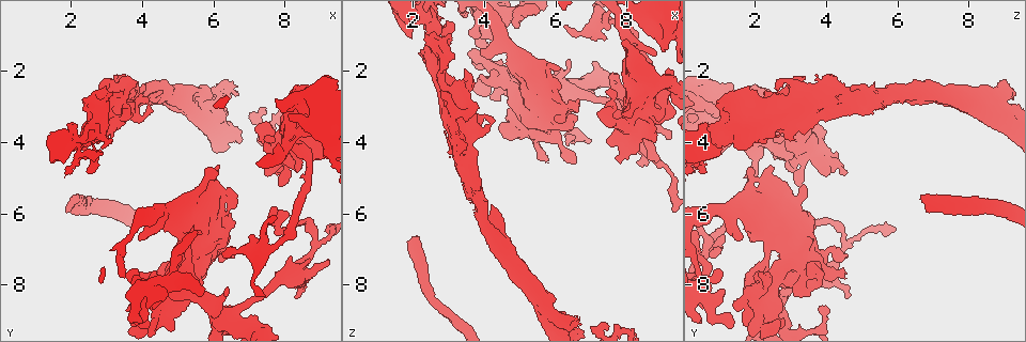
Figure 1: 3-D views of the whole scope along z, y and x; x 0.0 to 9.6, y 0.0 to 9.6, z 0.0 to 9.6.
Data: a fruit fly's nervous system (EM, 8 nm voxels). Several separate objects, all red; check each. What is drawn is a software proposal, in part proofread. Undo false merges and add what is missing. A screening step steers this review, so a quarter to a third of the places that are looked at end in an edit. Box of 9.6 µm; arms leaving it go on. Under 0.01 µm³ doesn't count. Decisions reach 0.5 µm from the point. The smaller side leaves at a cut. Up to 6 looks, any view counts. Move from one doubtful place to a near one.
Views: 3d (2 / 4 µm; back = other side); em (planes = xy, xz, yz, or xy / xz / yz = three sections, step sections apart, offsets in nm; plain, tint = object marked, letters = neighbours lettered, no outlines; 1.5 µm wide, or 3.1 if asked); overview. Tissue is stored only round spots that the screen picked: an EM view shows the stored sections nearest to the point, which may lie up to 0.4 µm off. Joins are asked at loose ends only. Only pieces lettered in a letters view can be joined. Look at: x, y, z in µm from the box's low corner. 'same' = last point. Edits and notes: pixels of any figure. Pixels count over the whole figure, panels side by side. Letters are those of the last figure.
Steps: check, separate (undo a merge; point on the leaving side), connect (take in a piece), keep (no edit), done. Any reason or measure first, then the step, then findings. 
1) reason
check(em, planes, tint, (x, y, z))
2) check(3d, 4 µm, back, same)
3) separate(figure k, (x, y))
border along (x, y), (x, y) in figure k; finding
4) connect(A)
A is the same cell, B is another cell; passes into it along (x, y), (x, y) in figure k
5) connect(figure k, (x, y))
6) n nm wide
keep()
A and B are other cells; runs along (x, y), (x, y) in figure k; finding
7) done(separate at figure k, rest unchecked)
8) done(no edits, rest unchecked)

branch stops here
check(3d, 2 µm, (3.85, 3.25, 3.45))

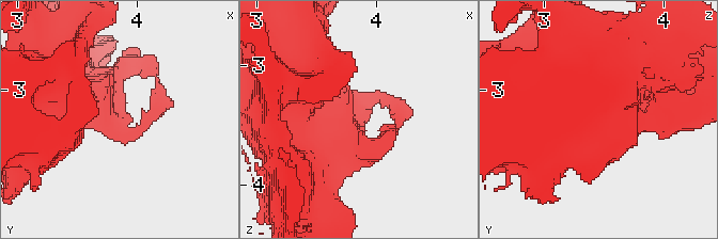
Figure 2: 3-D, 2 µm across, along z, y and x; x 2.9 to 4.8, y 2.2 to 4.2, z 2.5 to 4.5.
now the EM
check(em, xz, step 4, letters, (3.92, 3.26, 3.44))

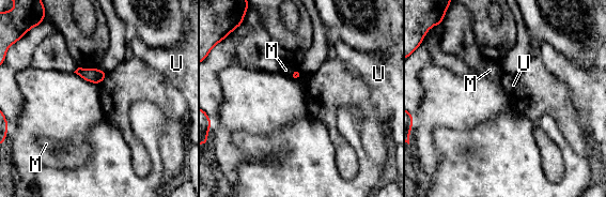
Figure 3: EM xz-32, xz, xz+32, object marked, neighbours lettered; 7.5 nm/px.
check(em, xy, step 4, letters, same)

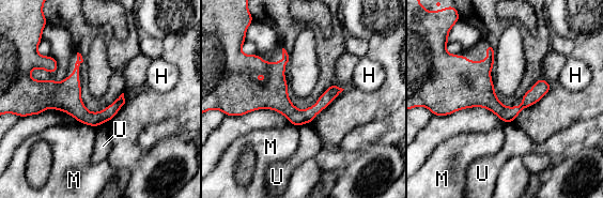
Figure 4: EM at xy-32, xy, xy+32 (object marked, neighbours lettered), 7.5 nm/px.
keep()
H, M and U are other cells; border along (309, 122), (305, 122), (298, 127) in figure 4; no lettered piece goes on from it

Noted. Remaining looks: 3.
branch stops here
check(em, planes, plain, (1.85, 5.95, 6.75))

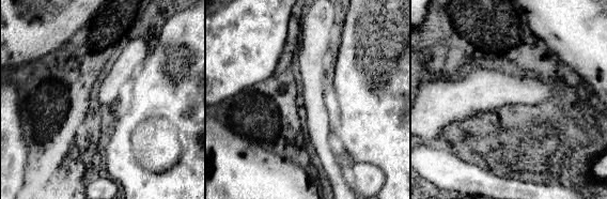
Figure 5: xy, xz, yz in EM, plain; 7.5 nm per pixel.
what lies round it
check(em, planes, letters, same)

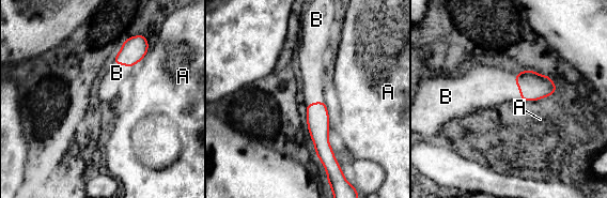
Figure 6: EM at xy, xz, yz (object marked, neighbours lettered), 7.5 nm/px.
connect(B)
B is the same cell, A is another cell; passes into it along (532, 86), (517, 86), (484, 85) in figure 6; the cell continues

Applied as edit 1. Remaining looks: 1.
done(connect at figure 6, rest unchecked)

